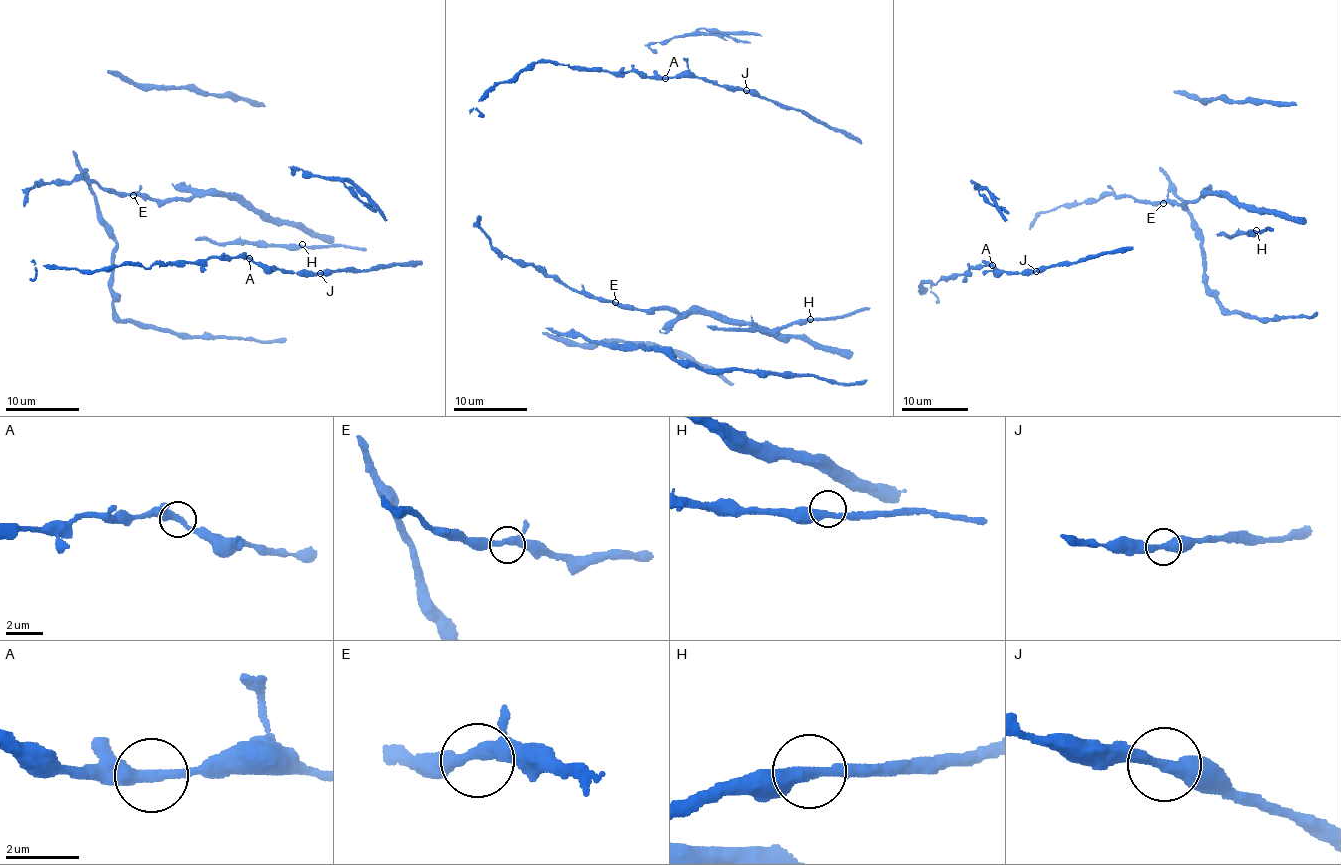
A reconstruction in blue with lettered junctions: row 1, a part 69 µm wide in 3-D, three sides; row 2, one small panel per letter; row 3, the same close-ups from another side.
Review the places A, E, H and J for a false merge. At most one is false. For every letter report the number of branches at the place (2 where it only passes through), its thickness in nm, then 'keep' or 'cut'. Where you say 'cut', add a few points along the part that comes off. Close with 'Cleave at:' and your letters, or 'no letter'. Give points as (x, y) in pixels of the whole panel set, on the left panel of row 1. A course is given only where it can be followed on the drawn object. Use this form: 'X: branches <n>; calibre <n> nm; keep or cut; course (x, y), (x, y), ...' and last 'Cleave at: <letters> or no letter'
A: branches 2; calibre 340 nm; keep
E: branches 2; calibre 340 nm; keep
H: branches 2; calibre 360 nm; keep
J: branches 2; calibre 360 nm; keep
Cleave at: no letter

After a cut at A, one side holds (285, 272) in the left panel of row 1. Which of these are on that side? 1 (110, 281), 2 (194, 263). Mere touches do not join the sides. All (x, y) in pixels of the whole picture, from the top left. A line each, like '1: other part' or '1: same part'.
1: same part
2: other part

